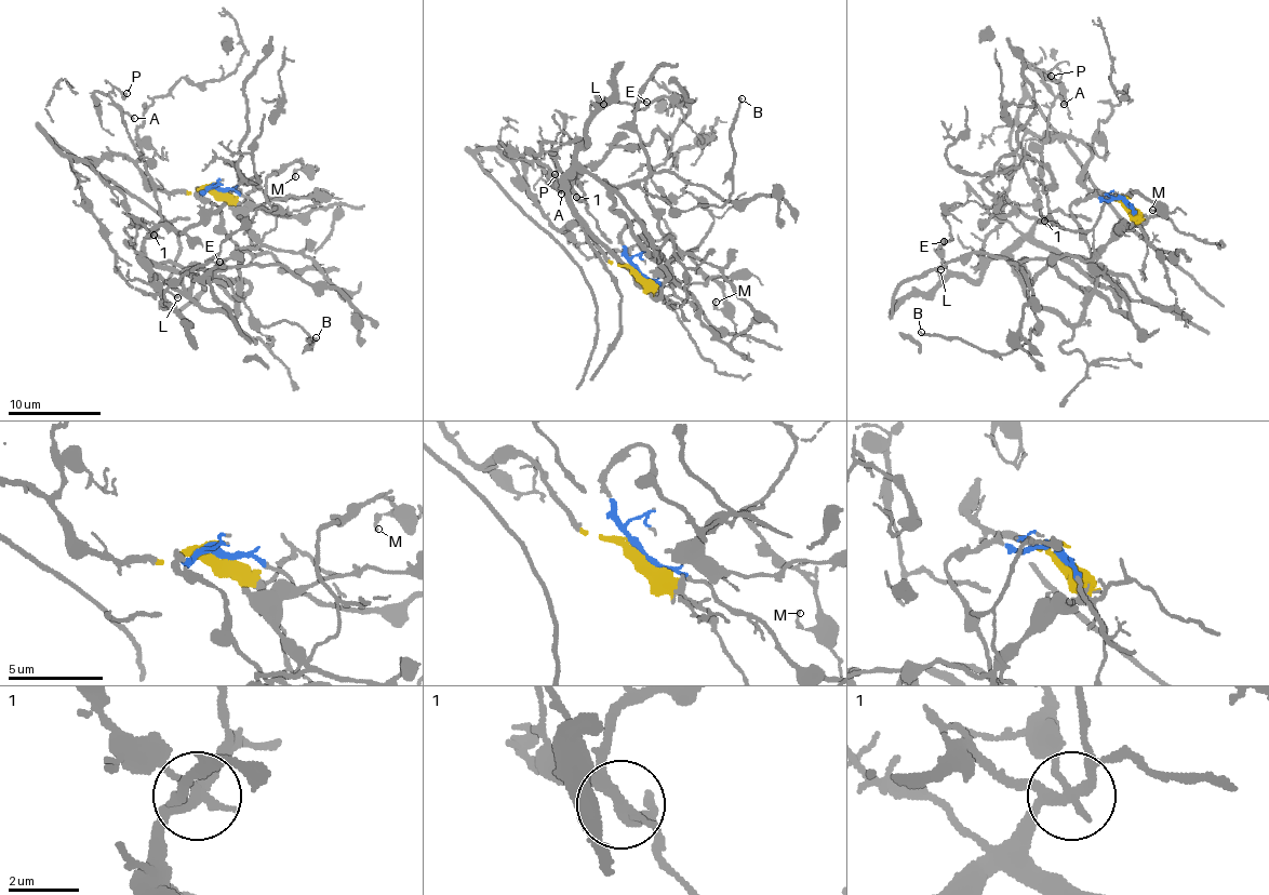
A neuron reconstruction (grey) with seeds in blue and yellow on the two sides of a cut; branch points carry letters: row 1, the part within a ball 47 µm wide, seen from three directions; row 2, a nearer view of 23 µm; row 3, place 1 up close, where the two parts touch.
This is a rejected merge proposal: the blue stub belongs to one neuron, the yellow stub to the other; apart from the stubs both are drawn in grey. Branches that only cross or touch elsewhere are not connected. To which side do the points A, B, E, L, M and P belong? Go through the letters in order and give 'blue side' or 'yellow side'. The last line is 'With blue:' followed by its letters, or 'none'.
A: blue side
B: blue side
E: blue side
L: blue side
M: blue side
P: blue side
With blue: A, B, E, L, M, P

